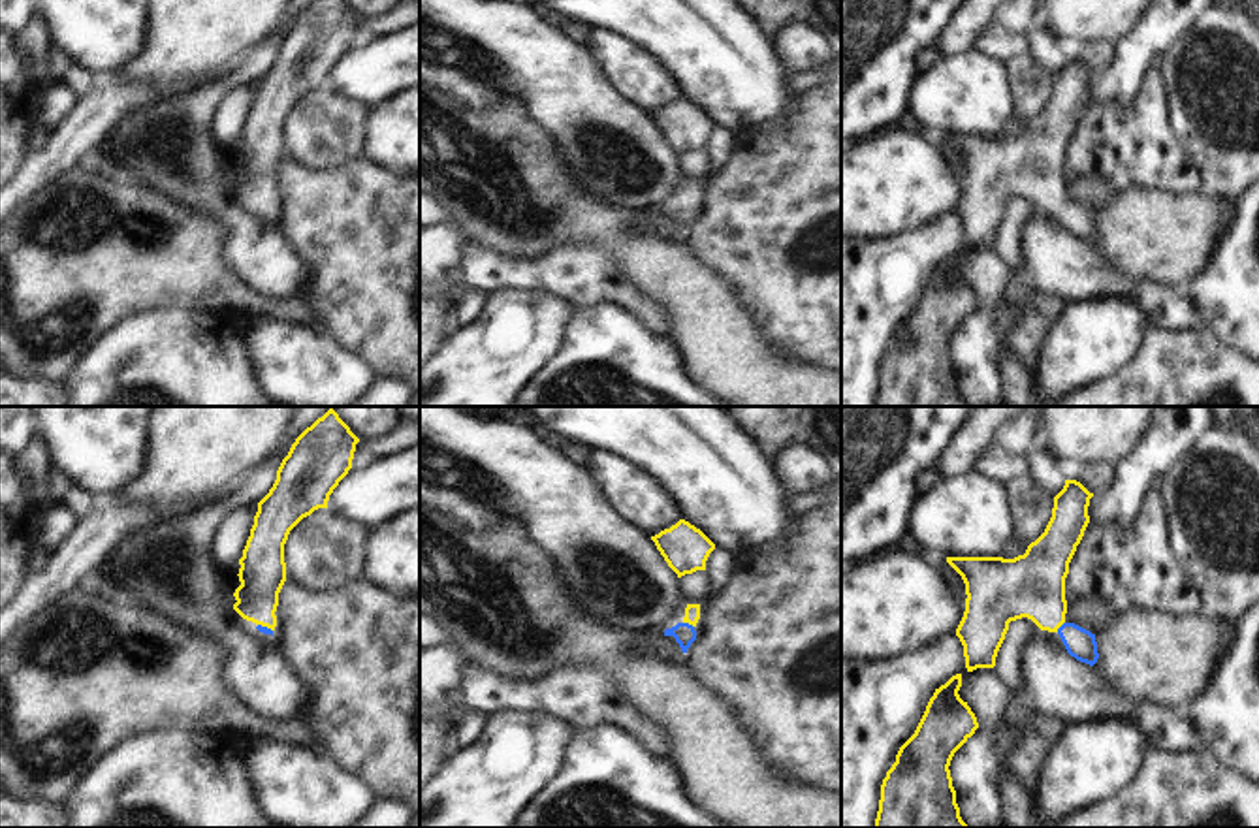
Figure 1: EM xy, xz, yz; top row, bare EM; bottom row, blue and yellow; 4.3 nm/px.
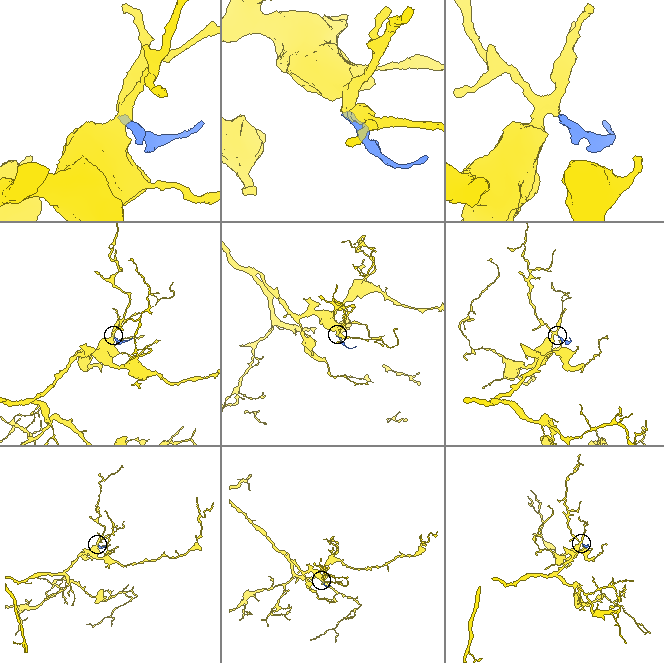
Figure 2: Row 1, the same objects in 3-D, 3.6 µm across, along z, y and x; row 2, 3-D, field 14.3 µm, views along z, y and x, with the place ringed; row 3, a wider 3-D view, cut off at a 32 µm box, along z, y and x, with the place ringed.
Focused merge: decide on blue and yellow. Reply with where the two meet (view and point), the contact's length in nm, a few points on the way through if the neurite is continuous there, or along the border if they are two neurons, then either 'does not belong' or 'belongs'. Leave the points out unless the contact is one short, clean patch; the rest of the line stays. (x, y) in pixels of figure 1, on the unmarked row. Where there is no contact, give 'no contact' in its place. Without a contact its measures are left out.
xz (687, 202) | 50 nm | across xz (684, 211), (687, 202), (693, 189) | belongs

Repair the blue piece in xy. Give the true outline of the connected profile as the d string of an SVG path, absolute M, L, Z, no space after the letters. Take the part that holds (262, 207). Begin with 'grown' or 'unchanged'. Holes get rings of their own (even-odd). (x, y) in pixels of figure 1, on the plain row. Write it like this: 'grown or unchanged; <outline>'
grown; M314 0L292 23L282 38L277 58L269 72L258 81L250 115L239 137L239 160L233 188L258 209L271 213L277 205L279 171L286 160L284 122L290 109L318 87L327 87L329 73L352 47L356 23L359 17L344 0Z

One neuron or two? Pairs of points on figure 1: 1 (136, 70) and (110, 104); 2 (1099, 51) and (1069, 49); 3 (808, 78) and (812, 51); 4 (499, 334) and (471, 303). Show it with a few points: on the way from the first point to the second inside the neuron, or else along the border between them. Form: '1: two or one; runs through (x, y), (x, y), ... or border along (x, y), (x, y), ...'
1: two; border along (113, 78), (170, 85)
2: one; runs through (1092, 51), (1077, 51)
3: two; border along (821, 63), (793, 74)
4: two; border along (488, 294), (482, 309), (467, 324), (454, 330)

